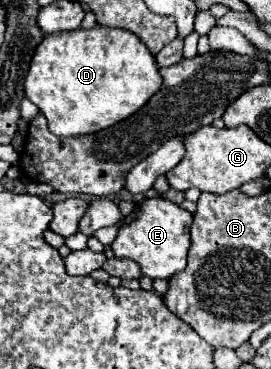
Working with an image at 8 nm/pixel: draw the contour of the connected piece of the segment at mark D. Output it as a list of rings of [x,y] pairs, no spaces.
[[[94,26],[90,30],[78,28],[72,32],[54,32],[46,34],[46,38],[36,46],[32,56],[32,64],[24,82],[26,98],[40,108],[40,112],[48,120],[48,128],[56,136],[82,136],[94,134],[112,124],[132,116],[138,108],[142,108],[148,98],[158,92],[162,86],[162,76],[158,72],[154,56],[148,52],[144,42],[122,28]]]

